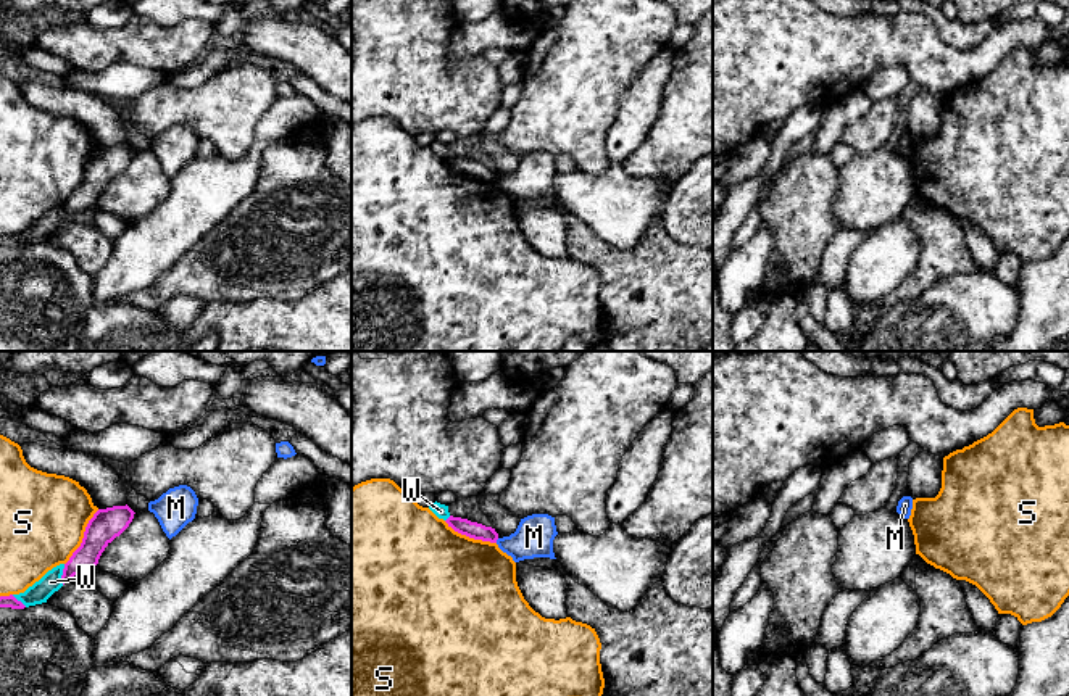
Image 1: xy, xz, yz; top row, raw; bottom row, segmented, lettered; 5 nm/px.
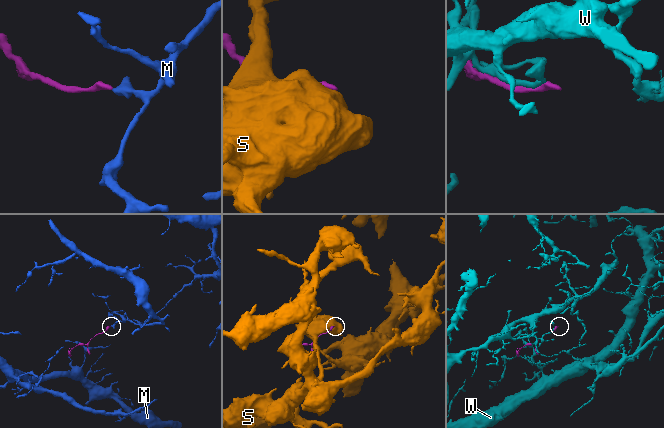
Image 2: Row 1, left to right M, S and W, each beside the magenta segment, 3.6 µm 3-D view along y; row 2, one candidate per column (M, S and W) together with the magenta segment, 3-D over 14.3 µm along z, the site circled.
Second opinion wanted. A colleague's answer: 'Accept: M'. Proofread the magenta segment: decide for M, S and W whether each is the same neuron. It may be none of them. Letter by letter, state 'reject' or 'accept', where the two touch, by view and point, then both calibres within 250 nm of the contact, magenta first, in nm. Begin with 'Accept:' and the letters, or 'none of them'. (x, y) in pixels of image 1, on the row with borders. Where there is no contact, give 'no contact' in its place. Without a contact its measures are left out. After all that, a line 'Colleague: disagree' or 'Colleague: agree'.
Accept: none of them
M: reject | xz (497, 538) | 80/190 nm
S: reject | xy (84, 537) | 160/440 nm
W: reject | xy (63, 574) | 130/100 nm
Colleague: disagree

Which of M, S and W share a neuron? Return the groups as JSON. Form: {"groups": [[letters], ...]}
{"groups": [["M"], ["S"], ["W"]]}

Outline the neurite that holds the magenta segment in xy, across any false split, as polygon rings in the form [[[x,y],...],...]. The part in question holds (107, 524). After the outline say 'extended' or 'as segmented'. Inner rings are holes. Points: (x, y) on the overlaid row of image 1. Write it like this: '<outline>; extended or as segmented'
[[[127,504],[98,509],[85,527],[81,546],[64,564],[63,585],[74,575],[95,567],[105,548],[129,527],[134,514]]]; as segmented

